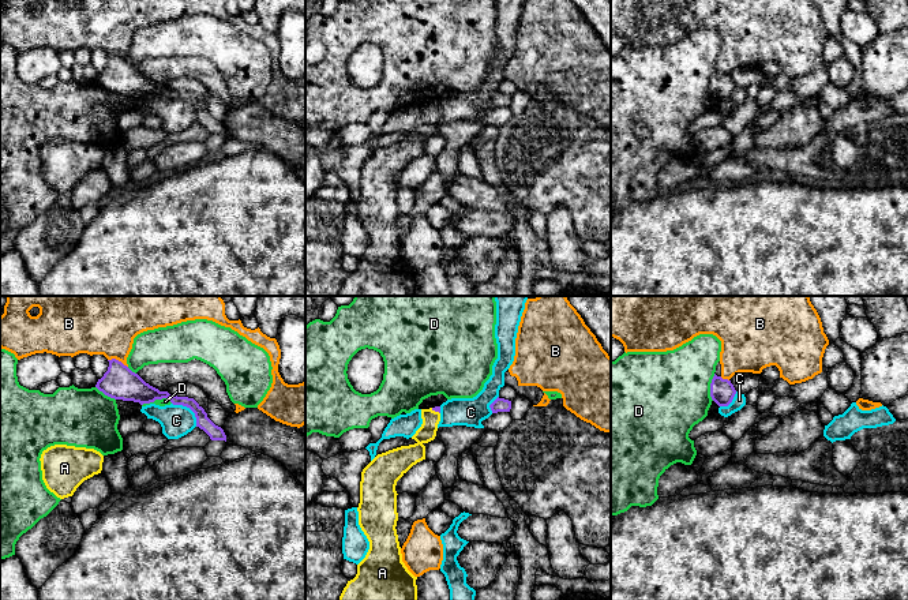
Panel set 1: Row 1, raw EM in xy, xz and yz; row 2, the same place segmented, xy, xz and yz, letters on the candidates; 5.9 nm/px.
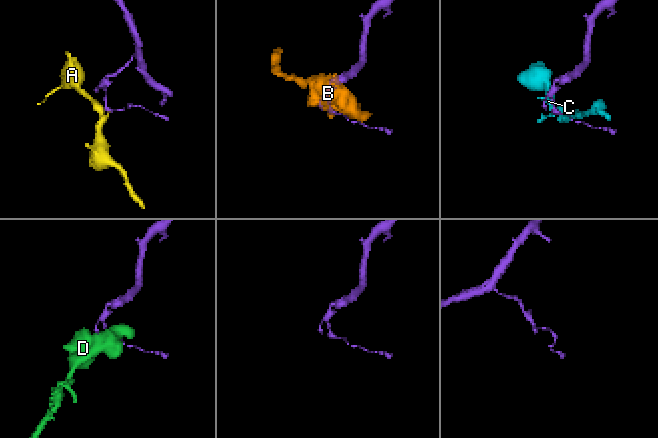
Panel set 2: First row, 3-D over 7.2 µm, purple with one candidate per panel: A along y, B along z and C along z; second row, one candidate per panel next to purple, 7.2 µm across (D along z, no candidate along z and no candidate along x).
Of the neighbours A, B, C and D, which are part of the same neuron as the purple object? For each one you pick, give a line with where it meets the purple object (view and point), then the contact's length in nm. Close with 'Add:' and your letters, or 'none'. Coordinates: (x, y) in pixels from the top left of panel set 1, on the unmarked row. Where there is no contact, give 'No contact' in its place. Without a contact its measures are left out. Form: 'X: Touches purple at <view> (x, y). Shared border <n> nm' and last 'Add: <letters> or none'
Add: none

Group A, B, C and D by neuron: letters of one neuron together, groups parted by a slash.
A / B / C / D

